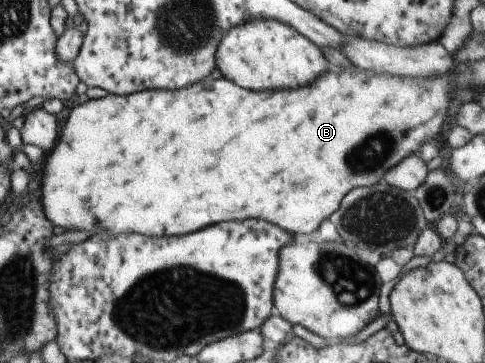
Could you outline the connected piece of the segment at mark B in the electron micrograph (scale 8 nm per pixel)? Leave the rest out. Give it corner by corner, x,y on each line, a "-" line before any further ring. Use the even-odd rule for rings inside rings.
340,71
344,75
326,73
318,77
310,87
296,91
268,91
254,93
236,87
230,81
214,81
210,77
184,87
180,91
142,91
130,95
116,96
106,94
104,97
87,100
78,104
68,113
67,121
59,128
58,137
53,148
44,155
42,167
37,169
40,176
39,204
45,218
54,226
65,230
82,231
82,233
120,235
120,233
140,233
150,237
160,235
186,235
202,227
222,223
222,221
242,221
242,219
262,219
289,234
310,233
320,225
334,210
341,199
354,187
374,185
384,174
388,173
402,158
418,153
420,141
434,143
434,139
444,123
444,115
450,105
448,89
454,87
455,76
435,76
434,78
390,77
390,75
364,75
362,71

